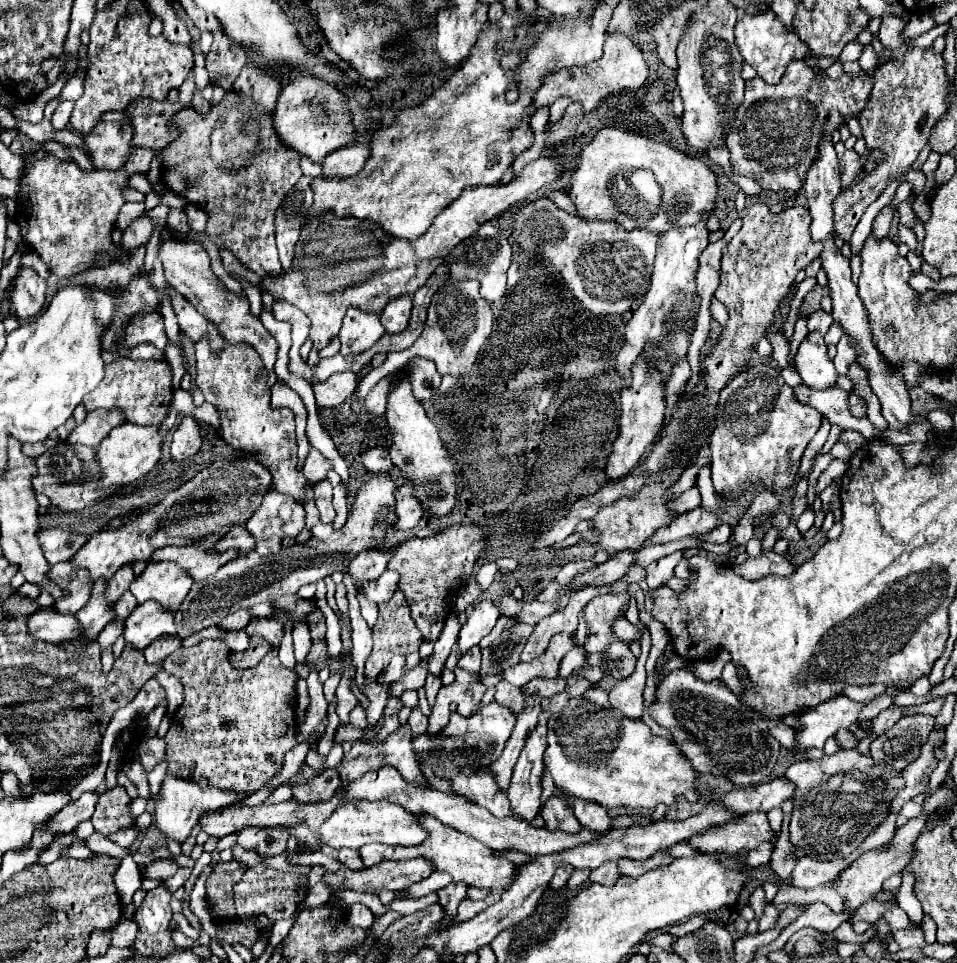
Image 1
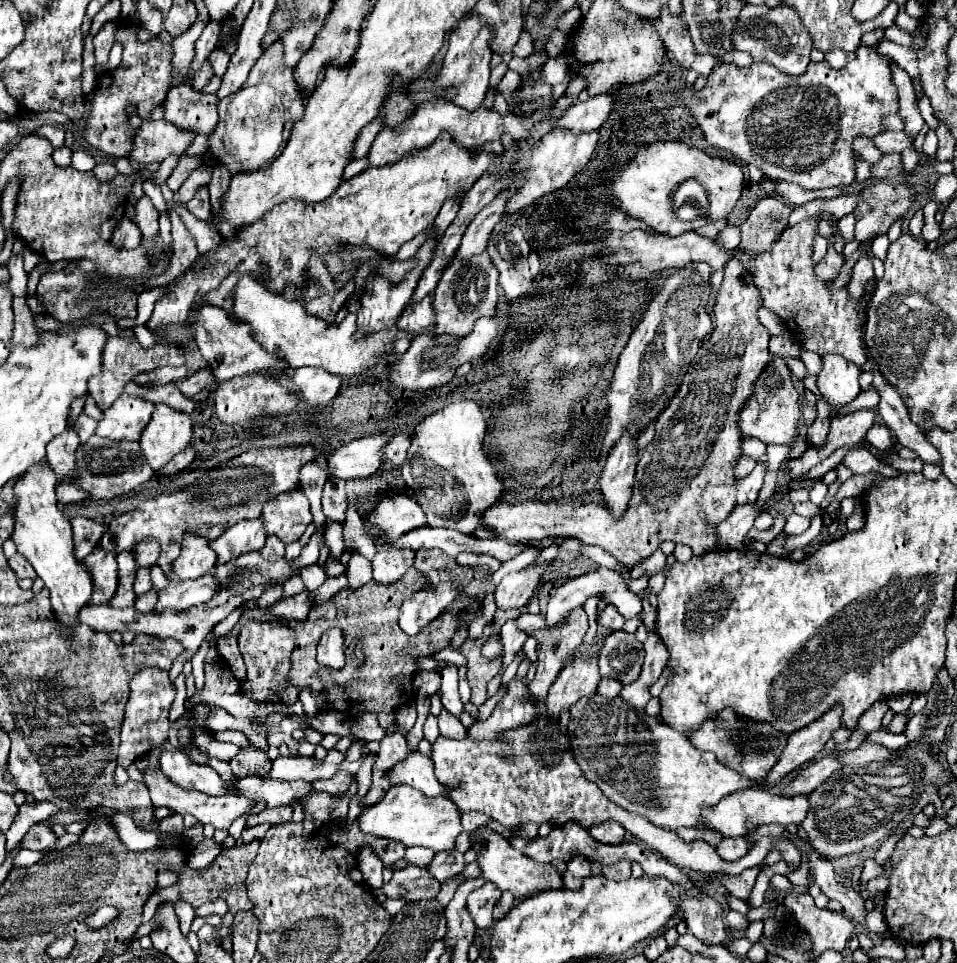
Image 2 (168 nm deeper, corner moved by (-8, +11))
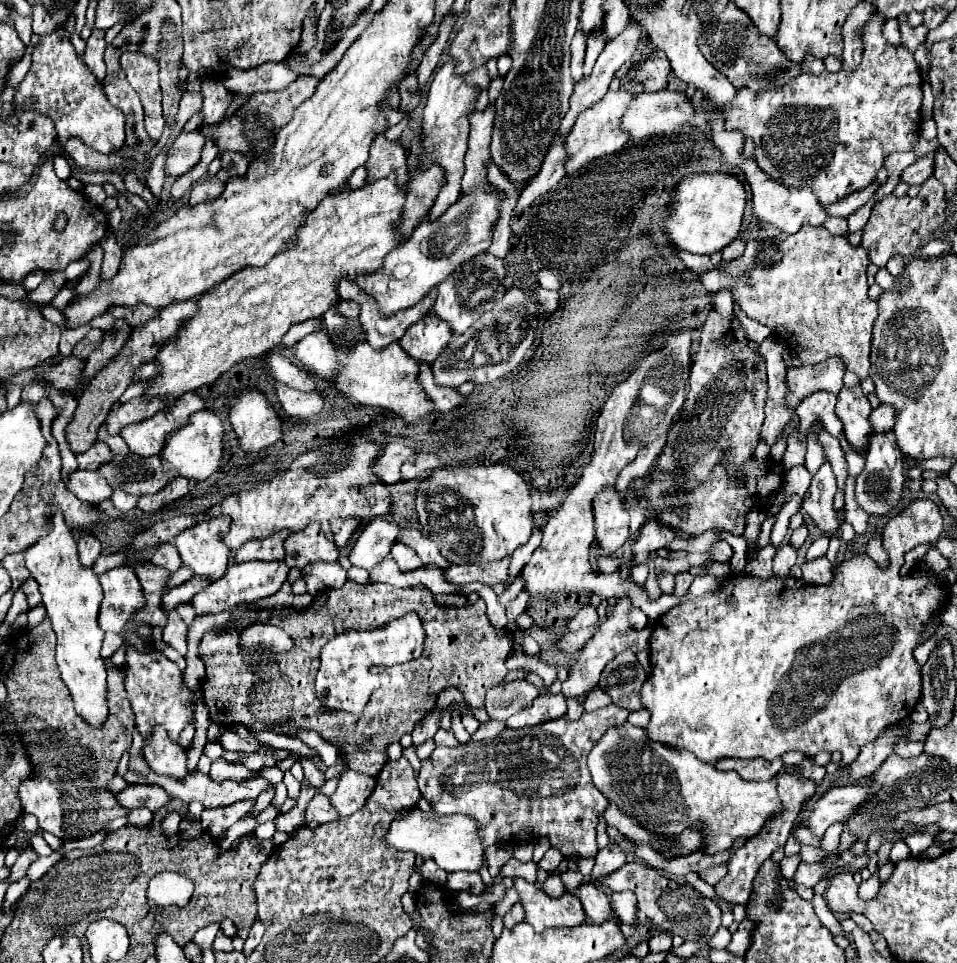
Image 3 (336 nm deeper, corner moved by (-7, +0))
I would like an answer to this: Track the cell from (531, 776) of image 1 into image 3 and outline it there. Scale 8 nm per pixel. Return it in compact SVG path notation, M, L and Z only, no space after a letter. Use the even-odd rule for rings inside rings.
M621 598L615 606L613 616L599 626L599 630L595 632L595 636L581 648L581 654L575 662L575 666L569 672L569 678L563 682L563 696L567 698L581 698L587 696L599 682L599 676L605 668L605 664L609 660L613 660L617 654L621 654L623 650L633 650L635 654L641 650L649 650L649 636L651 632L641 632L641 630L633 630L629 620L627 620L627 612L631 608L631 602L627 598Z

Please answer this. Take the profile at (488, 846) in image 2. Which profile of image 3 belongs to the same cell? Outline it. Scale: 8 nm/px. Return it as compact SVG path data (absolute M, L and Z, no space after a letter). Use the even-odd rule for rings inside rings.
M515 878L513 884L521 898L525 920L535 928L535 932L557 926L577 926L585 922L581 902L571 892L563 892L563 896L551 898L539 886L529 884L523 878Z

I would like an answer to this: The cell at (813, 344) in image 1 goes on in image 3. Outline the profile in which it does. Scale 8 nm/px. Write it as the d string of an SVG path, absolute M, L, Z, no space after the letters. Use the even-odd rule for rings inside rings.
M845 372L843 376L843 388L837 392L835 414L843 422L843 434L847 436L851 446L861 450L869 444L871 406L867 396L861 392L857 374L853 372Z

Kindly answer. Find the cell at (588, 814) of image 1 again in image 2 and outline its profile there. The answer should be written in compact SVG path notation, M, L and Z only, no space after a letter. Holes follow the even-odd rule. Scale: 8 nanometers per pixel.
M606 821L604 825L596 825L596 829L590 829L590 833L592 833L592 839L606 845L620 845L626 835L624 827L616 821Z

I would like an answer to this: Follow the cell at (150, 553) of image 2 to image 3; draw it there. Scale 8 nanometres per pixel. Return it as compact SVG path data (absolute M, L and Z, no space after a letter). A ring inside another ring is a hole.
M161 544L161 546L157 546L155 554L151 556L151 562L157 564L157 566L163 566L169 572L175 572L181 566L179 552L177 552L177 548L173 544Z

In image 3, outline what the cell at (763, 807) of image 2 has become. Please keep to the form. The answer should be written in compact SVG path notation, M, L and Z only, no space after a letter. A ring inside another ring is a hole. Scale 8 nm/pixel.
M843 786L843 788L831 788L825 794L821 794L819 800L815 800L813 808L807 814L805 826L811 834L817 838L823 838L825 830L835 824L849 818L855 808L863 802L869 802L871 790L863 786Z

